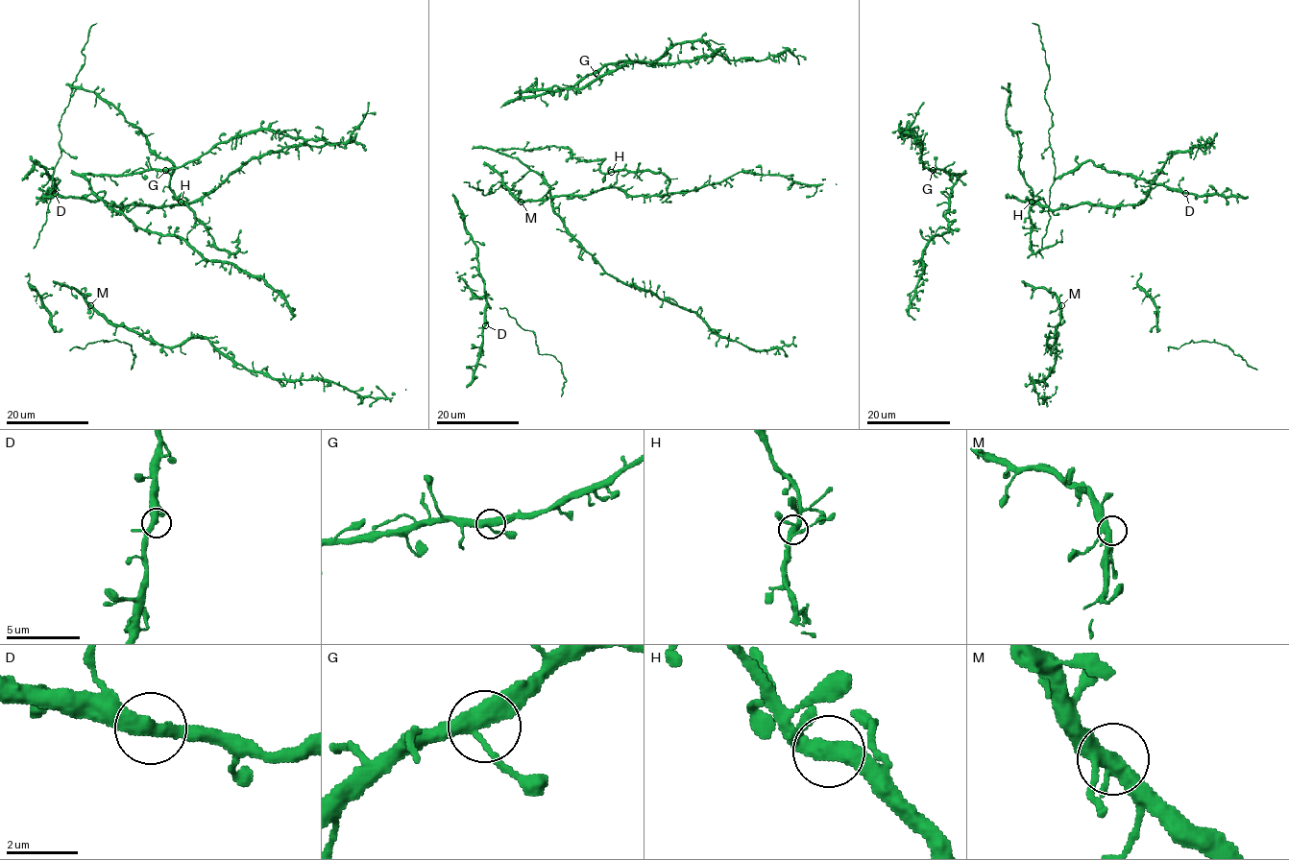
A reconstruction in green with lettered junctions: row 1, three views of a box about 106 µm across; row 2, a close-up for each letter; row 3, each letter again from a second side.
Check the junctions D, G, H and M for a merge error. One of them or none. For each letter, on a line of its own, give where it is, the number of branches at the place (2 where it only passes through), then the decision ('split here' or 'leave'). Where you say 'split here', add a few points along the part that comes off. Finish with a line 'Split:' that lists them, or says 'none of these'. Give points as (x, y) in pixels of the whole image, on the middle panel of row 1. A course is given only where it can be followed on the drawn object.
D: place (485, 325); branches 3; leave
G: place (595, 73); branches 3; leave
H: place (611, 172); branches 3; leave
M: place (521, 202); branches 3; leave
Split: none of these

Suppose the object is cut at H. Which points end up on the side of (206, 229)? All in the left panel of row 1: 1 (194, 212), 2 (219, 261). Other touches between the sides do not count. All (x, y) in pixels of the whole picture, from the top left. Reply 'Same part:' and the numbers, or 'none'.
Same part: 1

